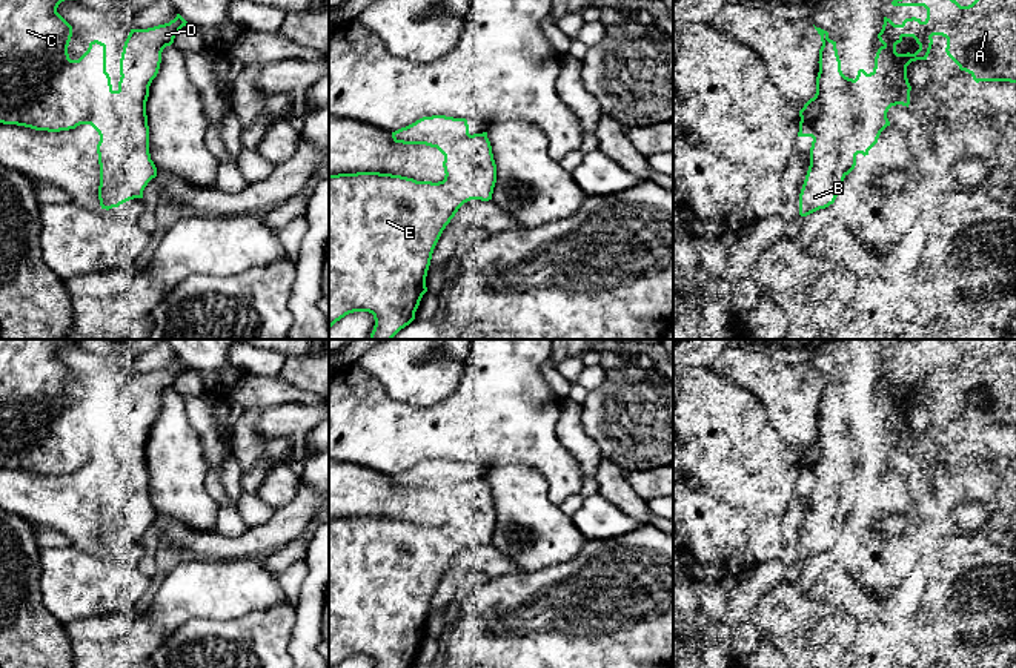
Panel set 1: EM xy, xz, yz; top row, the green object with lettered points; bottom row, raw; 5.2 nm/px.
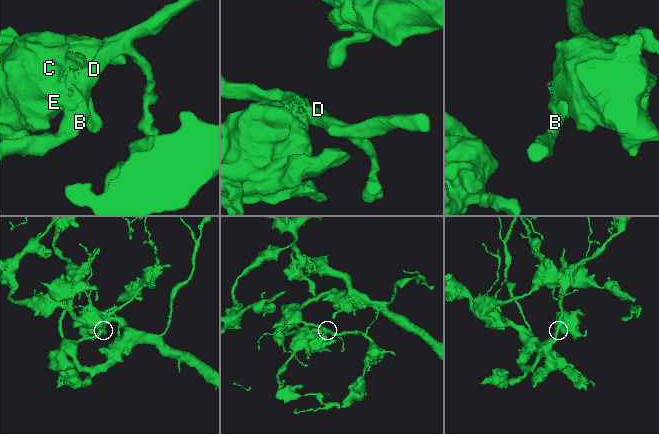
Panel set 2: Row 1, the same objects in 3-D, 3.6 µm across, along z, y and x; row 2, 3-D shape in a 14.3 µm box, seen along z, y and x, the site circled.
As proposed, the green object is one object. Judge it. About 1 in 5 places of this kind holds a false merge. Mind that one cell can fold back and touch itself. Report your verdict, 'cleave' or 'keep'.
keep

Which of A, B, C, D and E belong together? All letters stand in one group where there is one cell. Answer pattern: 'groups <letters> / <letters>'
groups A B C D E

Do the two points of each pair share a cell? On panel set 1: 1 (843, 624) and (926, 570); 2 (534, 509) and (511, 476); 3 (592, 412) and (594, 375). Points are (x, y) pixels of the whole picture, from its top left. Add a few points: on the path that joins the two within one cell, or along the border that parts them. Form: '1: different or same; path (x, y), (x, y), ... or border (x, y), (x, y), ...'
1: different; border (833, 611), (846, 611), (853, 618)
2: same; path (526, 501), (511, 484)
3: different; border (606, 372), (604, 381), (589, 392)

